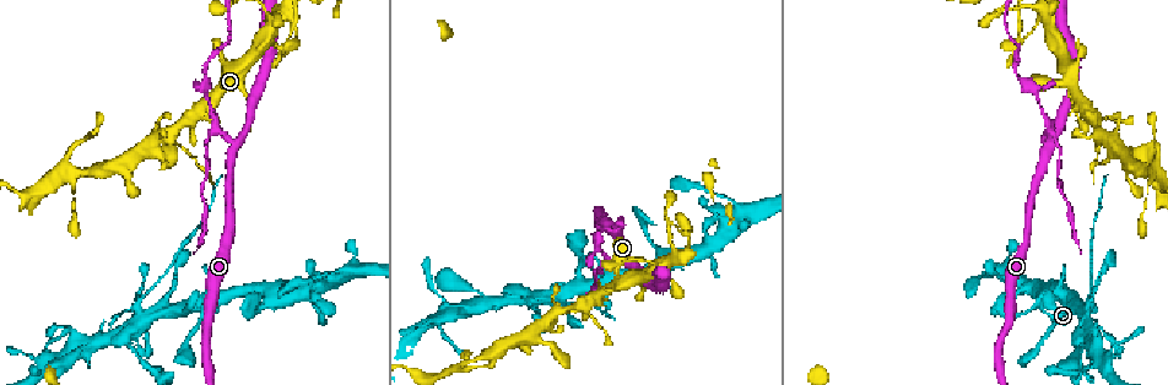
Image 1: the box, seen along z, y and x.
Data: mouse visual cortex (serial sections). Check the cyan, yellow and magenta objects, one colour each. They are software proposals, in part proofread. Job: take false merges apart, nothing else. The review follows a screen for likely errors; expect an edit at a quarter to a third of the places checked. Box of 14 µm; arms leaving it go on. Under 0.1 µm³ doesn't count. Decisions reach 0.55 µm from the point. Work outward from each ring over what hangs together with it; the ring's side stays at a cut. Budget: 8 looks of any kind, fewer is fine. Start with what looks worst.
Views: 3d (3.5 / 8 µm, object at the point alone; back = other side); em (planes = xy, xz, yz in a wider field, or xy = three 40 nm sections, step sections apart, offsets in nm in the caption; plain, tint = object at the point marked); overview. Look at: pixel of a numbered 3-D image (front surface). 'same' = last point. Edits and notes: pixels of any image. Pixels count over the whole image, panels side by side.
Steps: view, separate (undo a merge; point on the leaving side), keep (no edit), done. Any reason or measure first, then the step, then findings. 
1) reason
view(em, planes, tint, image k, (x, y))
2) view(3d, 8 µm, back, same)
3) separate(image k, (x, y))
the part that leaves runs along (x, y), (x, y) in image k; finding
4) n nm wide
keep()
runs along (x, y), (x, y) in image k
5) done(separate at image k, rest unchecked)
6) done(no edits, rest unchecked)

small branch off a trunk
view(3d, 3.5 µm, image 1, (147, 318))

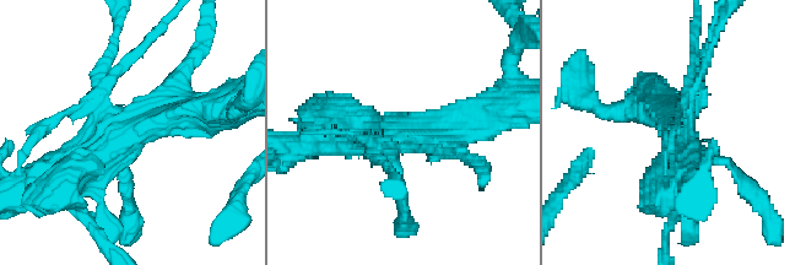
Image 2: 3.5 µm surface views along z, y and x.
need the tissue
view(em, planes, tint, image 2, (399, 132))

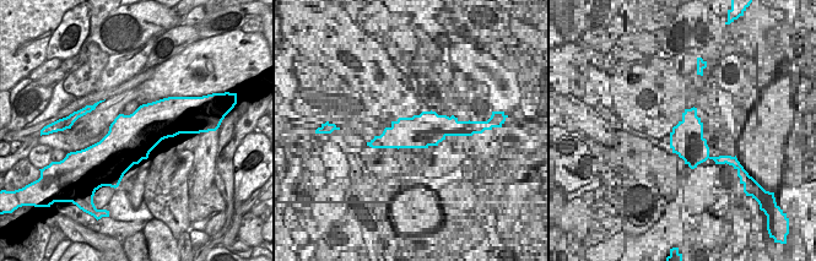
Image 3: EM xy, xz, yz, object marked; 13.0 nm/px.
600 nm wide
separate(image 2, (46, 123))
the part that leaves runs along (97, 96), (113, 76), (162, 27) in image 2; a second cell is stuck on

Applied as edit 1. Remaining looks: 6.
calibre changes
view(3d, 3.5 µm, image 1, (1019, 37))

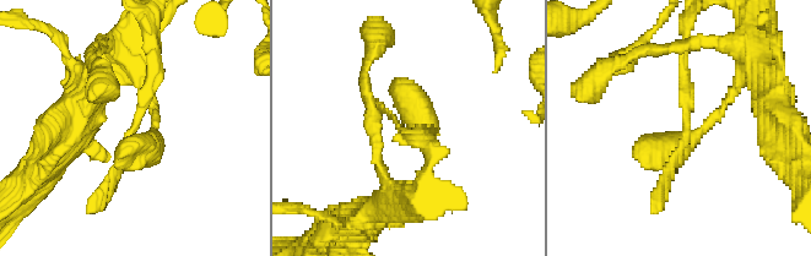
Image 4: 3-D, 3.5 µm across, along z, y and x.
need the tissue
view(em, planes, tint, image 4, (132, 134))

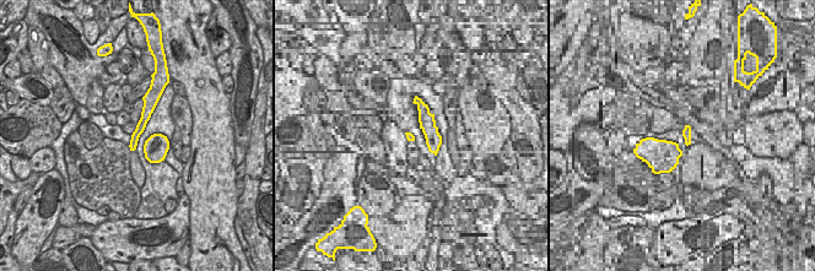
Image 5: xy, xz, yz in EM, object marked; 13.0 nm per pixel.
keep()
runs along (726, 102), (682, 140), (682, 53) in image 4; all the same cell

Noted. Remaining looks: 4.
thick turns thin
view(3d, 8 µm, image 1, (1081, 367))

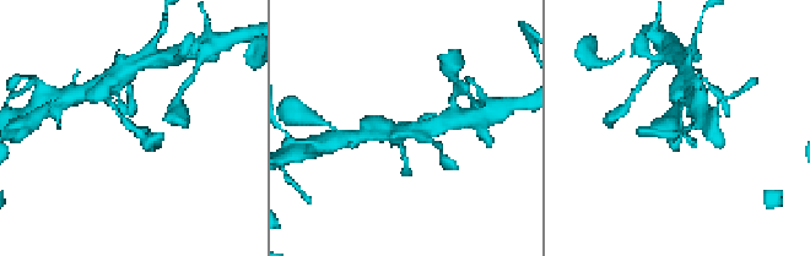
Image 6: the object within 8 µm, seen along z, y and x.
now the EM
view(em, planes, tint, image 6, (682, 126))

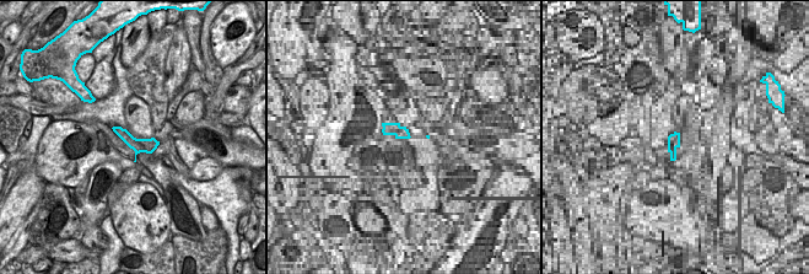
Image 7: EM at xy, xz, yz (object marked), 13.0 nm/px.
keep()
runs along (117, 129), (138, 145), (154, 145) in image 7; all the same cell

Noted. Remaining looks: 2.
done(separate at image 2, rest unchecked)

